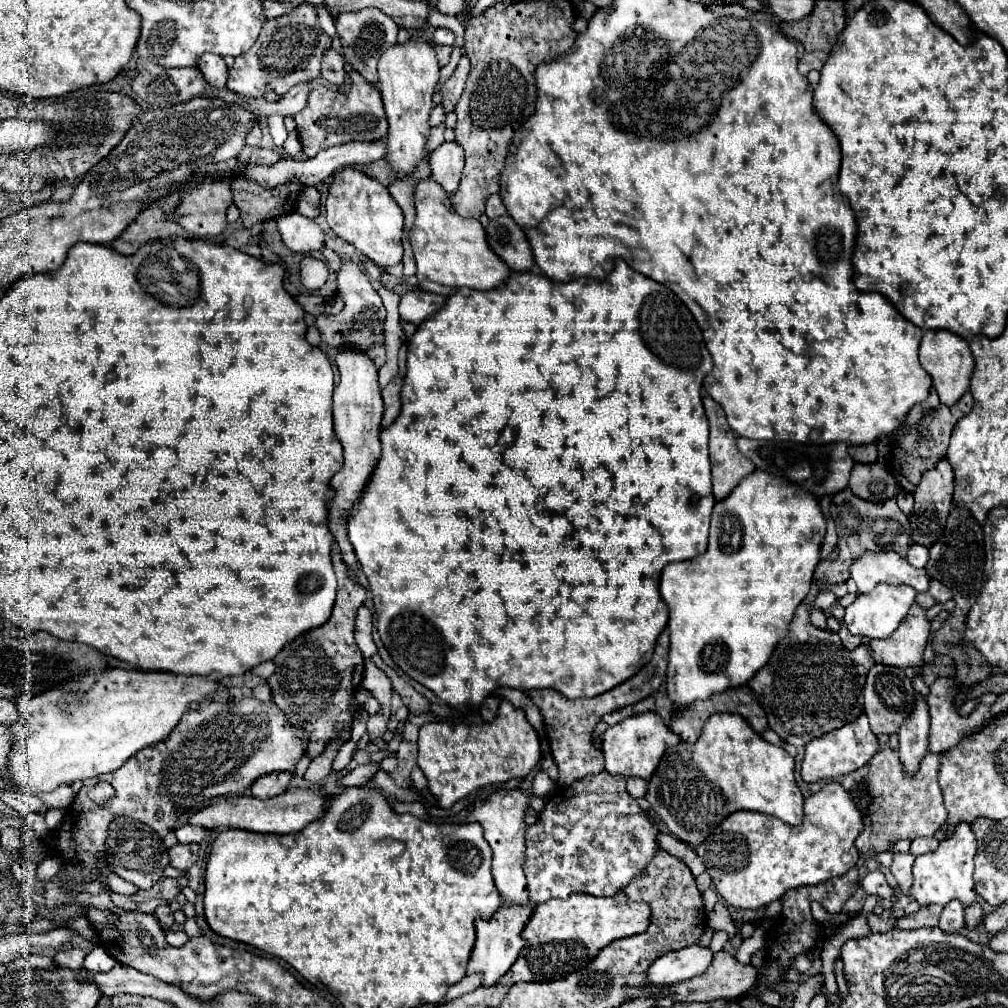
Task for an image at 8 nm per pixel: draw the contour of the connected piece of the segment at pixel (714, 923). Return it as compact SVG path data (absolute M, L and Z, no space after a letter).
M717 901L713 911L707 914L707 925L714 931L726 931L729 939L732 939L738 933L735 925L733 925L733 919L731 919L731 915L727 911L727 907L721 901Z

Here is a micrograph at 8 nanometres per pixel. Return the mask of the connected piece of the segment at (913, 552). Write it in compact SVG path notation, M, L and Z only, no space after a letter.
M911 545L909 553L907 553L907 559L911 559L911 563L915 567L925 567L925 563L929 559L929 549L925 545Z

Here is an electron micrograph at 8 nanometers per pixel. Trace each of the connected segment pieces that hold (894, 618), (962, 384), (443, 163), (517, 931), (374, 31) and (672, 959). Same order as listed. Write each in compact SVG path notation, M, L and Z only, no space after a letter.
M879 583L875 585L875 589L871 593L865 595L857 595L857 599L845 607L845 627L851 631L851 635L863 635L869 639L881 639L881 637L889 637L897 625L903 621L903 617L907 615L909 607L915 601L917 591L913 587L907 585L885 585Z
M925 331L919 347L919 361L921 361L921 367L931 375L943 405L955 405L961 399L961 395L969 389L975 361L971 357L969 343L963 337L951 331Z
M445 141L431 153L431 177L451 195L459 187L461 171L465 165L463 147L455 141Z
M523 905L523 907L501 907L489 921L477 919L475 921L475 929L477 929L477 939L475 939L475 947L471 951L469 957L469 965L467 965L467 975L471 973L481 973L483 975L483 983L481 987L491 987L495 985L495 981L499 977L503 977L507 973L507 969L511 969L511 965L515 963L515 959L519 957L525 941L521 939L521 931L525 927L525 923L529 921L529 915L533 911L533 905Z
M367 7L361 11L351 11L351 13L339 13L337 17L337 33L339 39L343 43L343 55L345 59L351 61L351 65L369 81L375 83L377 81L377 63L379 57L397 43L397 31L399 27L395 25L395 21L385 15L381 9L375 7Z
M691 945L679 951L665 953L653 961L647 969L647 985L651 987L669 987L673 983L701 975L713 959L713 953L705 947Z

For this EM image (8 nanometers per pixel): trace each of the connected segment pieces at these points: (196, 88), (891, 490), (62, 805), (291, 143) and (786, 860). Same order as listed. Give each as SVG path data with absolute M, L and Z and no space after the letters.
M137 61L137 71L139 75L133 81L133 89L139 95L141 101L153 105L153 107L165 107L165 105L175 105L175 103L185 103L191 97L201 95L207 91L207 79L203 73L199 73L197 67L177 67L177 69L165 69L159 65L153 65L149 61Z
M857 463L851 471L849 489L857 497L873 501L873 503L883 503L901 491L893 473L881 467L879 463L873 463L873 465Z
M59 785L59 789L55 789L51 793L35 793L35 795L39 795L47 803L47 807L55 807L61 811L69 809L71 801L75 799L75 793L71 791L69 785Z
M297 131L289 133L283 149L285 149L285 153L287 153L289 157L299 157L299 155L301 155L301 143L299 143L299 137L297 137Z
M827 783L819 793L805 799L805 817L799 827L789 827L777 817L761 815L755 811L735 811L699 845L695 851L707 867L717 893L737 909L759 909L783 897L787 889L817 885L831 877L839 877L857 865L855 839L863 831L861 813L857 811L853 797L841 787L841 783Z

